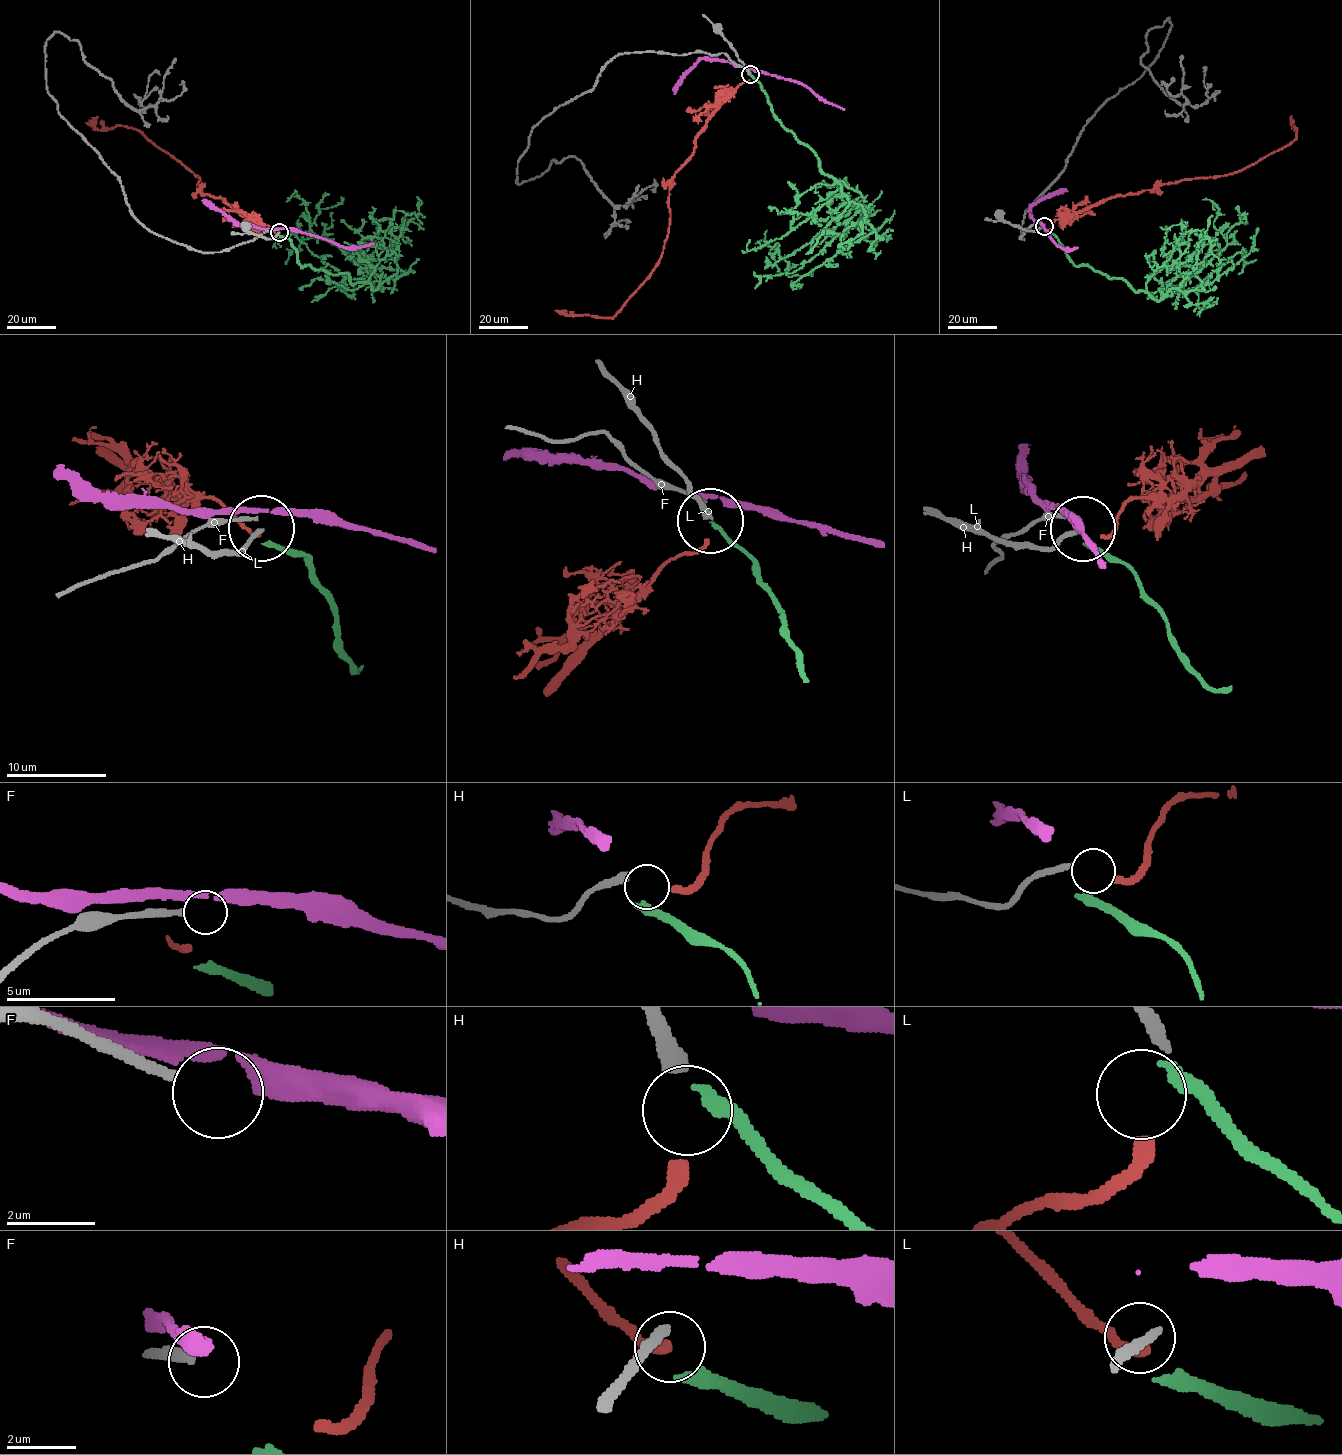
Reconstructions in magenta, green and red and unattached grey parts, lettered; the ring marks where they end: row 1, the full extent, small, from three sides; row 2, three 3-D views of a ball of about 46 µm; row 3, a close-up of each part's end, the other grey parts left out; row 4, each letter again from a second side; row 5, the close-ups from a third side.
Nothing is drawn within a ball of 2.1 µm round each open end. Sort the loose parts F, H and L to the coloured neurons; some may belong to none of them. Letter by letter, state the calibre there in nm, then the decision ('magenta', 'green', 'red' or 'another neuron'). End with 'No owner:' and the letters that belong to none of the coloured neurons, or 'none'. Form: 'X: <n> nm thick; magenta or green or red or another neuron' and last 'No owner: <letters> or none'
F: 240 nm thick; another neuron
H: 400 nm thick; red
L: 260 nm thick; another neuron
No owner: F, L

